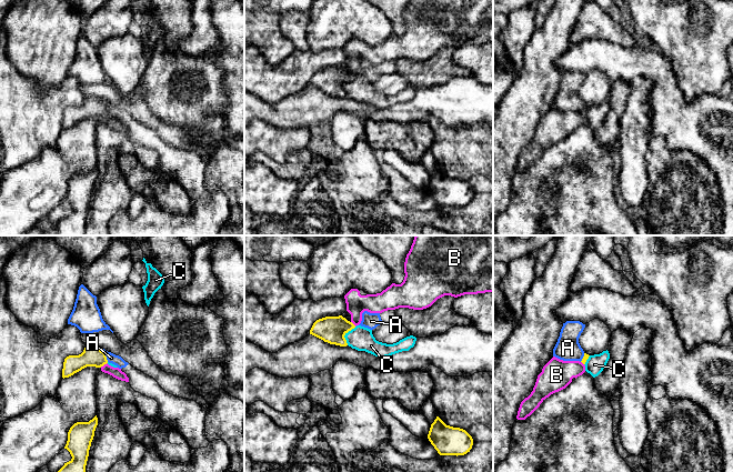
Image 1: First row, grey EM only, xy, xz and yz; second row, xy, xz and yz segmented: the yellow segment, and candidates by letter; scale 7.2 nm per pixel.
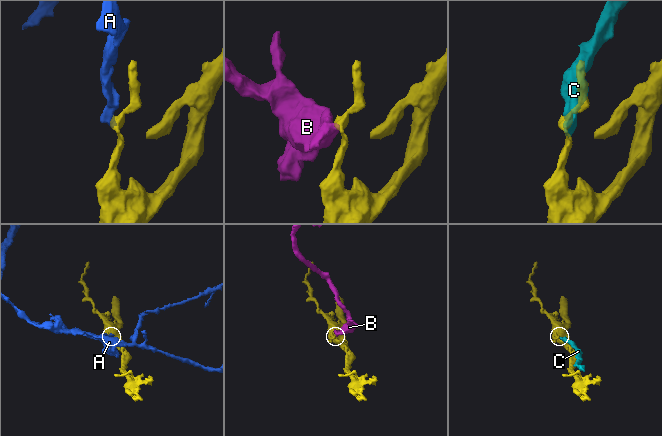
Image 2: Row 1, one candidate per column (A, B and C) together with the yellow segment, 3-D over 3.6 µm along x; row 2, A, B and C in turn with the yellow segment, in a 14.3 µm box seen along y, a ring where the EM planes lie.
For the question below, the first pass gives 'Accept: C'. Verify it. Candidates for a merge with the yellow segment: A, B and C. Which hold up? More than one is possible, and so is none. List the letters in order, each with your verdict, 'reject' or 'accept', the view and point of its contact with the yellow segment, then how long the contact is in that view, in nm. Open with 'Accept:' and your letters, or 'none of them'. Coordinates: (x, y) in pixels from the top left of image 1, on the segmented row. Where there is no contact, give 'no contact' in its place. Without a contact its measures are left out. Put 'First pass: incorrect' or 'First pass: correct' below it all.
Accept: none of them
A: reject | xy (104, 354) | 120 nm
B: reject | xy (103, 364) | 70 nm
C: reject | xz (344, 334) | 150 nm
First pass: incorrect

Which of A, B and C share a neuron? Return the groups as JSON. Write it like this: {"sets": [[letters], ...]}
{"sets": [["A"], ["B"], ["C"]]}

